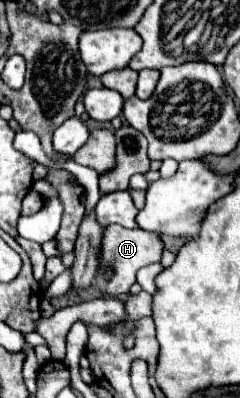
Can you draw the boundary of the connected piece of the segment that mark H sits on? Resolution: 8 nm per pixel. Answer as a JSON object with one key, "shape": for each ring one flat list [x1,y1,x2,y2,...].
{"shape":[[119,225,107,227,107,231,103,235,103,249,101,249,101,261,99,263,111,265,113,277,109,281,95,279,95,287,101,289,103,293,109,293,109,295,129,293,131,285,135,283,135,273,145,265,159,263,161,253,163,253,163,243,161,243,159,235,155,235,155,233,147,233,147,231,141,231,141,229,123,229]]}

